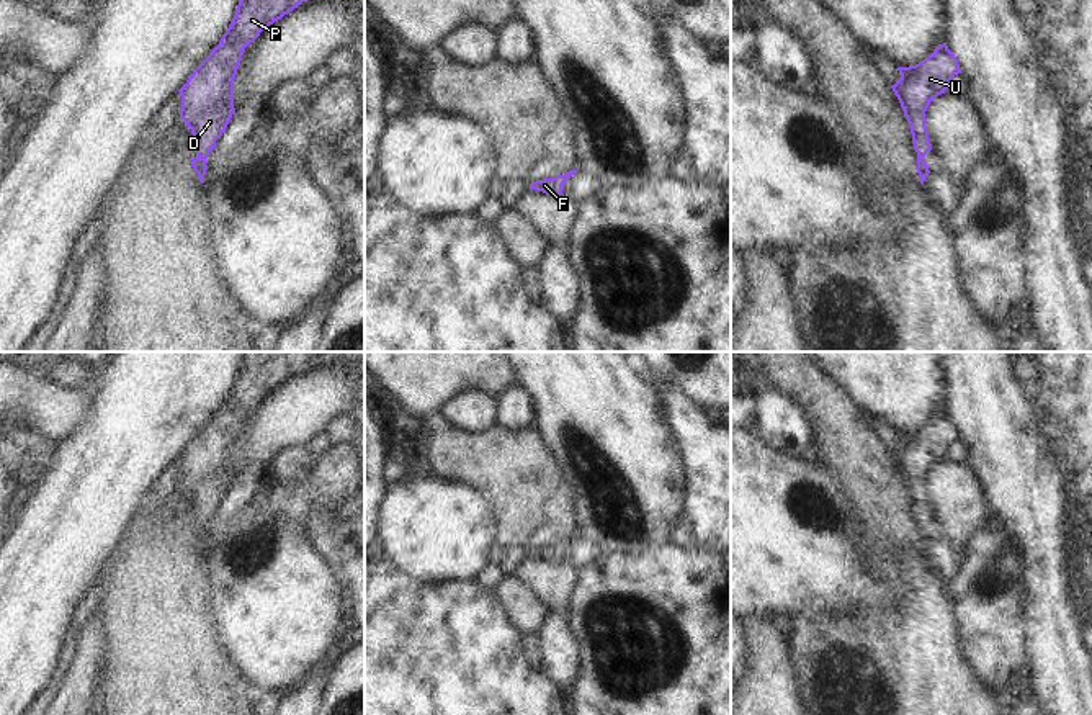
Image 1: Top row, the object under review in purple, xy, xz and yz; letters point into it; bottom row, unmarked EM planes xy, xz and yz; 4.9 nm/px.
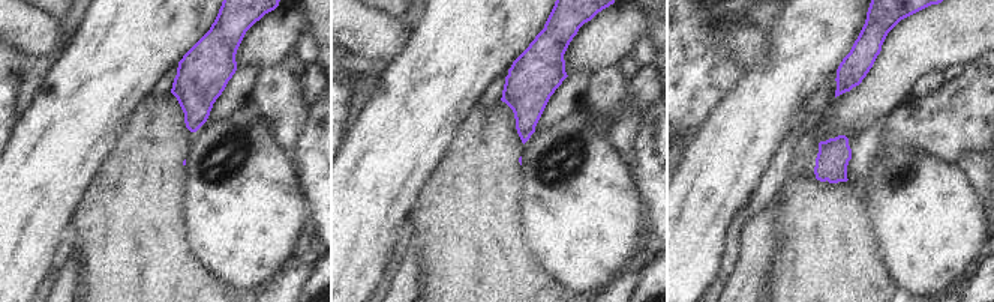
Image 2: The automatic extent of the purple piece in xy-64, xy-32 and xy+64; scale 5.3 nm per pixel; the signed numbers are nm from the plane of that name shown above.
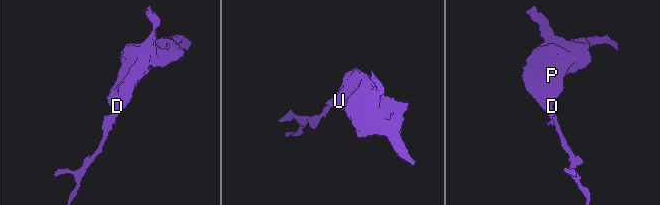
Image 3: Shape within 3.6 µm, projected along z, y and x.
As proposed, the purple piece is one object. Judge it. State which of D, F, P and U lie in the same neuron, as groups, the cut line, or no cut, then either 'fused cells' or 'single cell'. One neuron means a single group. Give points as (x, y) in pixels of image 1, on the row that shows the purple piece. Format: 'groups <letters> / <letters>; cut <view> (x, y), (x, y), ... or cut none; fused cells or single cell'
groups D F P U; cut none; single cell

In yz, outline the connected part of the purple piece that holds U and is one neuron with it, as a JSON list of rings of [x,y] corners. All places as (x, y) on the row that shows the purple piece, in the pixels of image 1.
[[[943,43],[922,62],[897,67],[897,70],[901,79],[891,88],[911,126],[912,142],[917,152],[919,182],[924,185],[925,177],[930,173],[924,157],[932,151],[925,126],[925,111],[933,98],[945,93],[950,80],[961,74],[961,69],[955,54]]]

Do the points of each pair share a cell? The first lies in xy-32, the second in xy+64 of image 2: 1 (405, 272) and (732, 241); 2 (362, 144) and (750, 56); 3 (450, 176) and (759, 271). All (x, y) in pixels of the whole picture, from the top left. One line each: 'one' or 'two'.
1: two
2: two
3: two

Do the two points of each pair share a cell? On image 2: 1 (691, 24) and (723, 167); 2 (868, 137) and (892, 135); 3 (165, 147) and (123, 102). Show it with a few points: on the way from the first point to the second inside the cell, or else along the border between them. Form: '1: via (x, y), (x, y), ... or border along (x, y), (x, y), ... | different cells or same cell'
1: border along (735, 86), (721, 98), (690, 140) | different cells
2: border along (886, 117), (877, 149) | different cells
3: border along (150, 92), (140, 102), (116, 143) | different cells

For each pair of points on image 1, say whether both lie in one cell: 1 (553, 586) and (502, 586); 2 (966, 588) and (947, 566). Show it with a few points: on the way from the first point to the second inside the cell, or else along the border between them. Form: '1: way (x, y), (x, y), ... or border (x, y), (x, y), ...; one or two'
1: border (512, 576), (548, 609); two
2: border (960, 553), (957, 570), (945, 580); two

